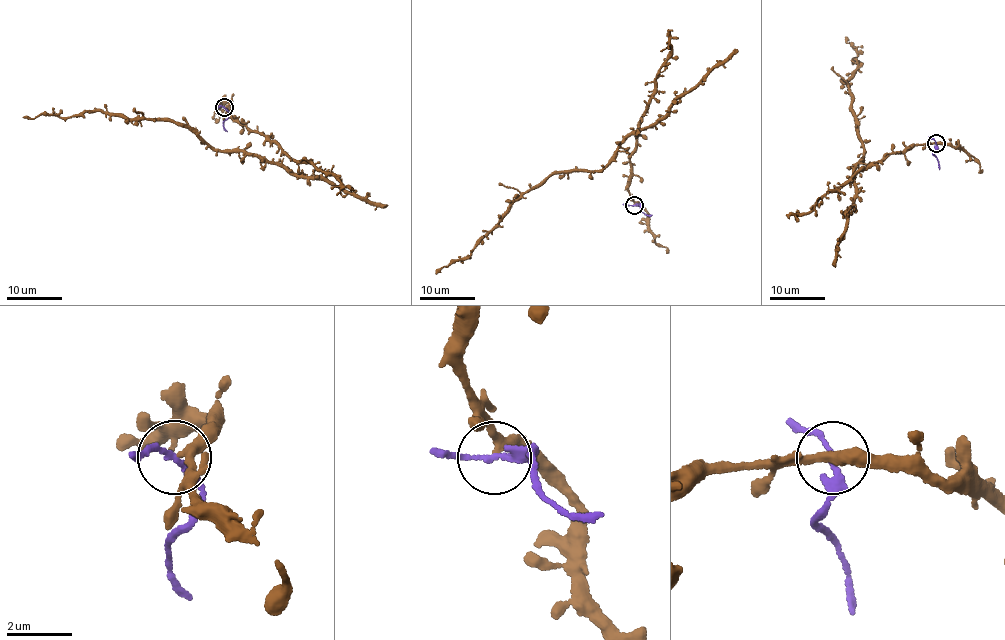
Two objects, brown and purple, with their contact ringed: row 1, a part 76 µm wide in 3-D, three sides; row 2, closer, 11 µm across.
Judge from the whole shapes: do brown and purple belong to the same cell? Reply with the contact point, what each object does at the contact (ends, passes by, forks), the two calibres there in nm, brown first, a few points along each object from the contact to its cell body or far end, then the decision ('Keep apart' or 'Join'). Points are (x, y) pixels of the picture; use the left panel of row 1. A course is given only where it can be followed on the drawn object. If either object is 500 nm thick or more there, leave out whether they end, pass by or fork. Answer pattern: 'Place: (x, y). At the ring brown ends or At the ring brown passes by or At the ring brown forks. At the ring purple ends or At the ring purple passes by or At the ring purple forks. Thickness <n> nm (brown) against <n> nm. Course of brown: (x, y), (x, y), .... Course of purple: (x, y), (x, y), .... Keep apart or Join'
Place: (224, 107). At the ring brown passes by. At the ring purple passes by. Thickness 280 nm (brown) against 200 nm. Course of brown: (224, 106), (274, 143), (273, 159), (218, 151), (162, 120), (97, 111), (23, 117). Course of purple: (224, 108), (229, 113), (223, 122), (227, 132). Keep apart

